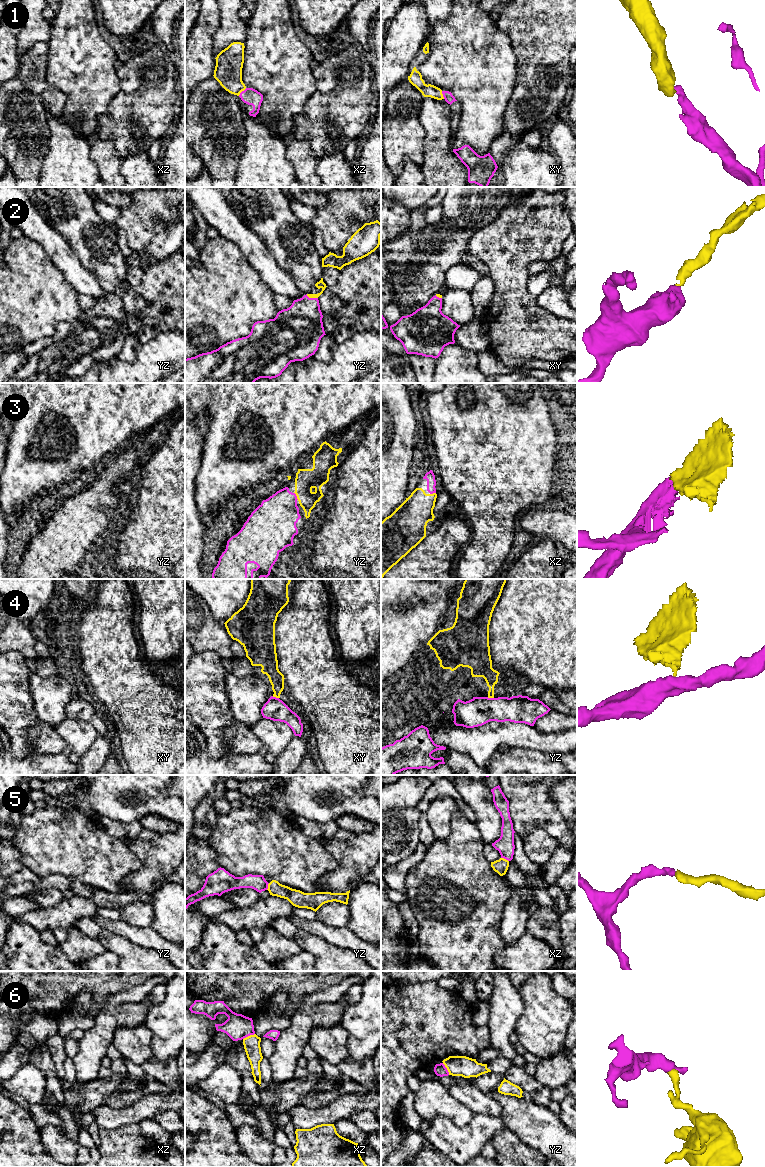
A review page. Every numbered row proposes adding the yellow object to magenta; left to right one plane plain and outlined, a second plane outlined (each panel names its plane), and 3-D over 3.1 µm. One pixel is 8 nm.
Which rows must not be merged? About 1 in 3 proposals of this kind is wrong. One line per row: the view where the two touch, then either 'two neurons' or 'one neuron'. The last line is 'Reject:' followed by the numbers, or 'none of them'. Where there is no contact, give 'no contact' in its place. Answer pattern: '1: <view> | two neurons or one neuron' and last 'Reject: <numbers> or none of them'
1: xz | one neuron
2: yz | one neuron
3: yz | one neuron
4: xy | two neurons
5: xz | one neuron
6: xz | two neurons
Reject: 4, 6

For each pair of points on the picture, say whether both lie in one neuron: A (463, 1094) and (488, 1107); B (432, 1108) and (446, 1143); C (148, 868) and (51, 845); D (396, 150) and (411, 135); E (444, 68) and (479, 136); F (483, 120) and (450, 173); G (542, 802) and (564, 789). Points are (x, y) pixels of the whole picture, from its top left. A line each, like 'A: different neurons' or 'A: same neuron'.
A: same neuron
B: different neurons
C: different neurons
D: same neuron
E: same neuron
F: different neurons
G: different neurons

